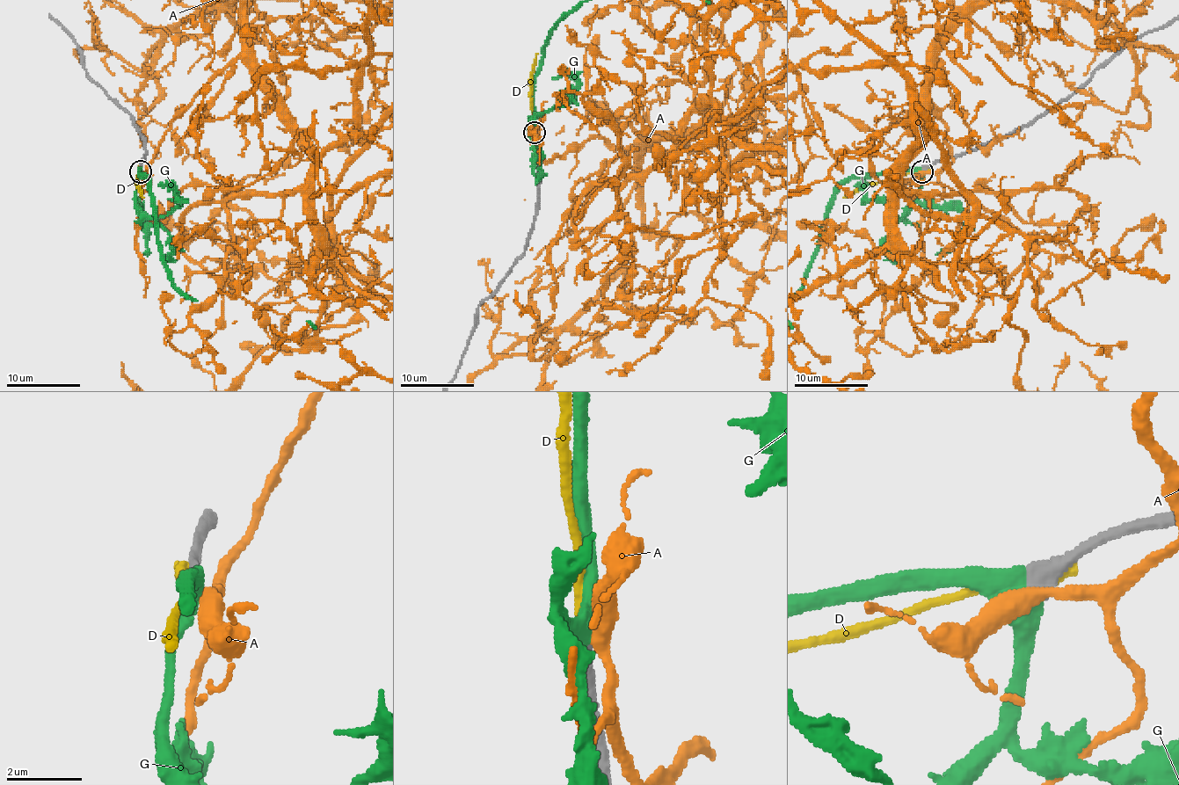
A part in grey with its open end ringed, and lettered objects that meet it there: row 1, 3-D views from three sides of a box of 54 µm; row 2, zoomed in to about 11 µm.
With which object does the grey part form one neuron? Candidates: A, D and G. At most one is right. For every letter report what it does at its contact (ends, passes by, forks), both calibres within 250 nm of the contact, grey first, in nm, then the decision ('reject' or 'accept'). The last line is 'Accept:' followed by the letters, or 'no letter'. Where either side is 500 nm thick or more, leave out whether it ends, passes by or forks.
A: it passes by | 400/380 nm | reject
D: it ends | 460/480 nm | reject
G: it passes by | 400/400 nm | accept
Accept: G

